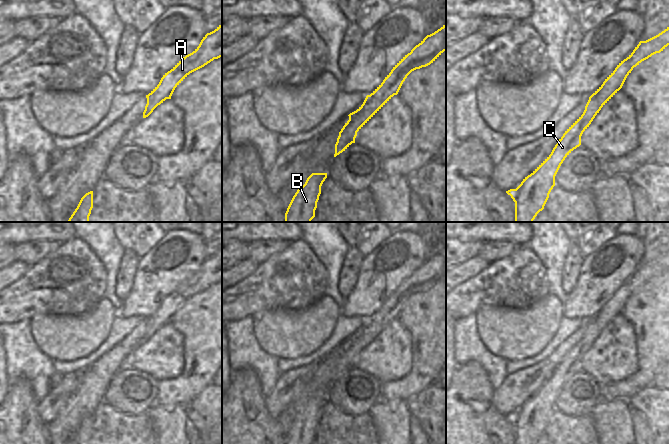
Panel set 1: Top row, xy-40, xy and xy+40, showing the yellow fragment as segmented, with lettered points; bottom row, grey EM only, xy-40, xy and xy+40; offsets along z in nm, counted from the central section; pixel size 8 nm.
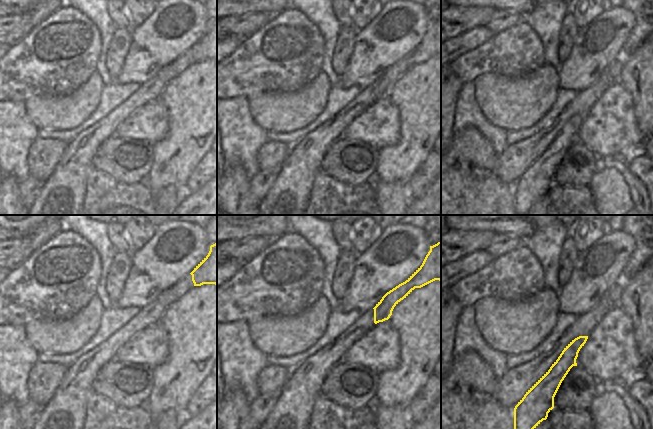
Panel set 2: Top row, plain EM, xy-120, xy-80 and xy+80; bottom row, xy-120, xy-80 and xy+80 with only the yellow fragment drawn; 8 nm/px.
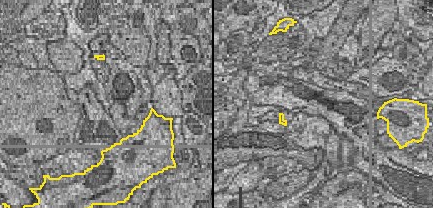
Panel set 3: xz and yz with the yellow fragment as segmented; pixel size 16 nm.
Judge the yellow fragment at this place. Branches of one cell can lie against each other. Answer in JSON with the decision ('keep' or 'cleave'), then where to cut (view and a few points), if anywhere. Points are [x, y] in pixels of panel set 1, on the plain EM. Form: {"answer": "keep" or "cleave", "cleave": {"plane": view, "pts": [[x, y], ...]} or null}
{"answer": "keep", "cleave": null}

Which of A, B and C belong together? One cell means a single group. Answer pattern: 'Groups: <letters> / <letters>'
Groups: A B C.

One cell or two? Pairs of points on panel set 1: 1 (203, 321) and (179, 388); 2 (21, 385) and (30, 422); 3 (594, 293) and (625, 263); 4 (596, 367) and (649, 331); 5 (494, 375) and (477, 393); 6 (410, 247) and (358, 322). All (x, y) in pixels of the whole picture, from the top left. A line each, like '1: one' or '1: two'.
1: one
2: one
3: one
4: two
5: two
6: two

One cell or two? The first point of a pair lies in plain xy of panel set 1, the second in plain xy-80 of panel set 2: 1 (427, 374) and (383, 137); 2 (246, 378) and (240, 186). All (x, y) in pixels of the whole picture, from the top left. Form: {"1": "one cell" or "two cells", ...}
{"1": "two cells", "2": "one cell"}

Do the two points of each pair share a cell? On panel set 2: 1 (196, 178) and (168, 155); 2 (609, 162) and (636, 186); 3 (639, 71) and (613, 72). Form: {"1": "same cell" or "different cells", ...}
{"1": "different cells", "2": "same cell", "3": "different cells"}

